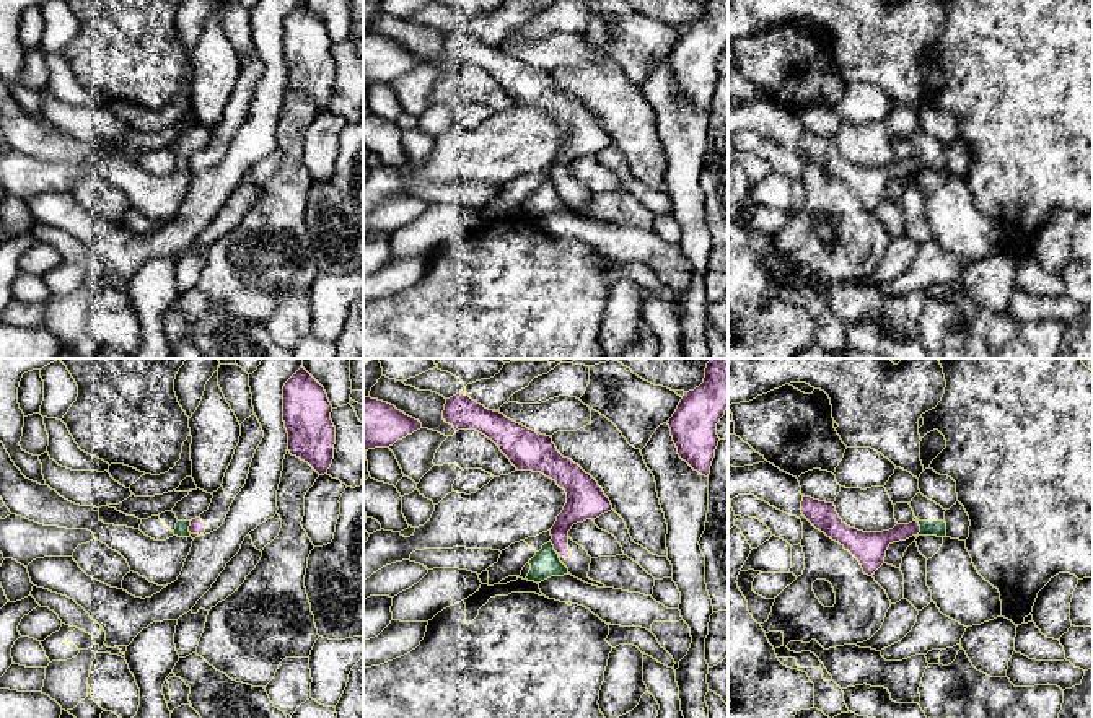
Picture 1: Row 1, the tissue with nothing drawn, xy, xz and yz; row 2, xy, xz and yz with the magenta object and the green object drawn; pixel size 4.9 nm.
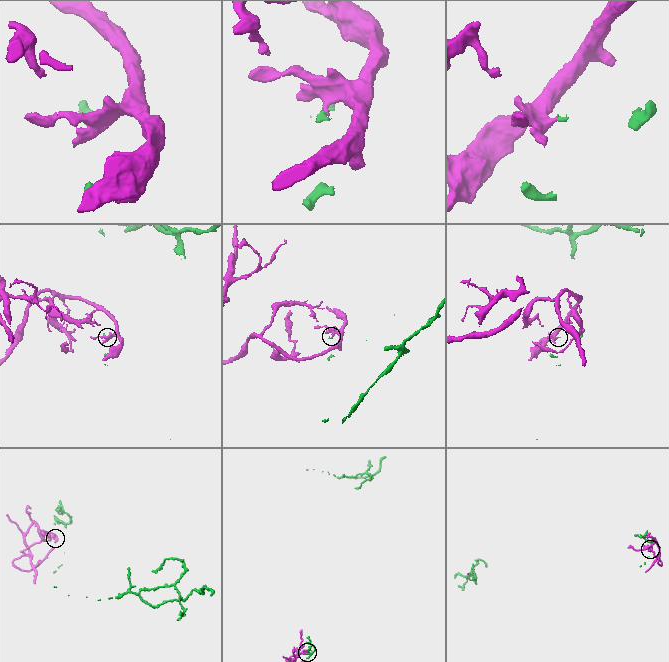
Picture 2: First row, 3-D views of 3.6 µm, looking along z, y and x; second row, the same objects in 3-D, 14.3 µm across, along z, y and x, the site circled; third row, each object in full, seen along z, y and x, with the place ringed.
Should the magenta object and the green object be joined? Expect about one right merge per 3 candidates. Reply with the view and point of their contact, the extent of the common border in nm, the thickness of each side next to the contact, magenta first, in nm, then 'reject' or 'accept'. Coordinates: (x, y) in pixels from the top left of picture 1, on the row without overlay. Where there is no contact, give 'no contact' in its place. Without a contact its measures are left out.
meets magenta in yz at (919, 163); contact 80 nm long; 140 nm thick on the magenta side, 80 nm on the other; reject

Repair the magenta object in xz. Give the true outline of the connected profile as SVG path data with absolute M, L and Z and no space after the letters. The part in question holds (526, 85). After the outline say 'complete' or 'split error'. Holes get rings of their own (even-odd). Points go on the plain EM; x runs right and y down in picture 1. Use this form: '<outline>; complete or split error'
M469 31L446 34L443 55L454 65L476 65L492 75L518 106L541 107L567 129L567 138L551 164L551 177L568 208L588 220L606 223L588 213L591 192L568 173L573 160L596 155L612 145L598 117L572 94L564 93L551 72L536 68L500 47L485 44Z; split error

